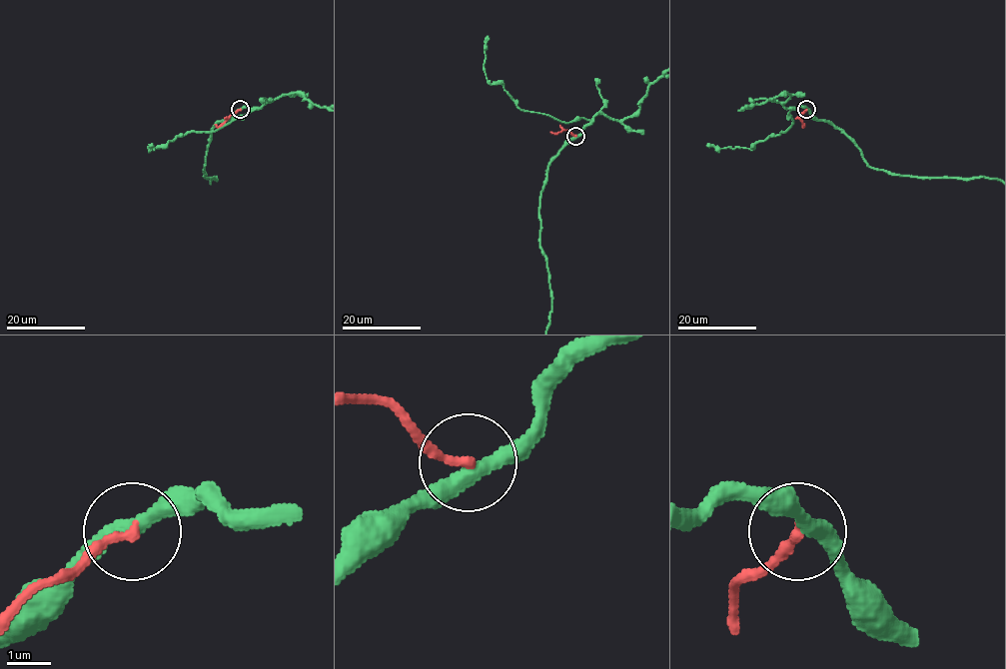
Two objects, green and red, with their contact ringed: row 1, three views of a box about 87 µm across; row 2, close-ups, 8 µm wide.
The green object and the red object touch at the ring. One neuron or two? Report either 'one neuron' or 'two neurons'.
two neurons

